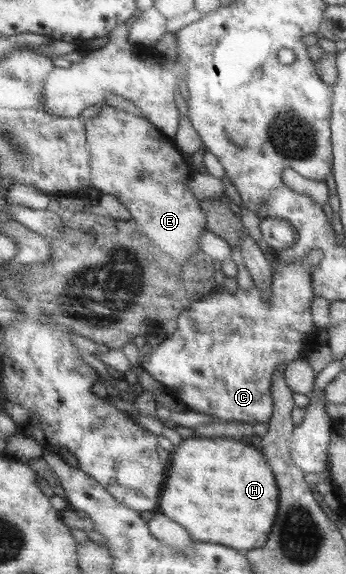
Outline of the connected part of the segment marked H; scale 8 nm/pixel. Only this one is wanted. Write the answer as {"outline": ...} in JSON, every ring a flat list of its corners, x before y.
{"outline":[[195,436,193,438,184,439,178,446,174,447,171,462,170,472,168,472,168,468,166,468,168,476,166,477,166,484,164,484,164,486,168,486,168,488,163,487,164,492,162,492,162,498,160,498,159,501,160,506,162,506,159,510,160,513,166,514,168,518,174,518,174,522,182,524,182,526,188,530,188,534,190,534,194,540,198,540,198,542,216,542,216,544,229,546,241,552,260,548,266,544,268,534,270,534,270,530,272,530,272,526,274,526,274,520,276,520,276,512,278,512,278,485,272,467,269,466,260,448,234,438,206,438]]}

